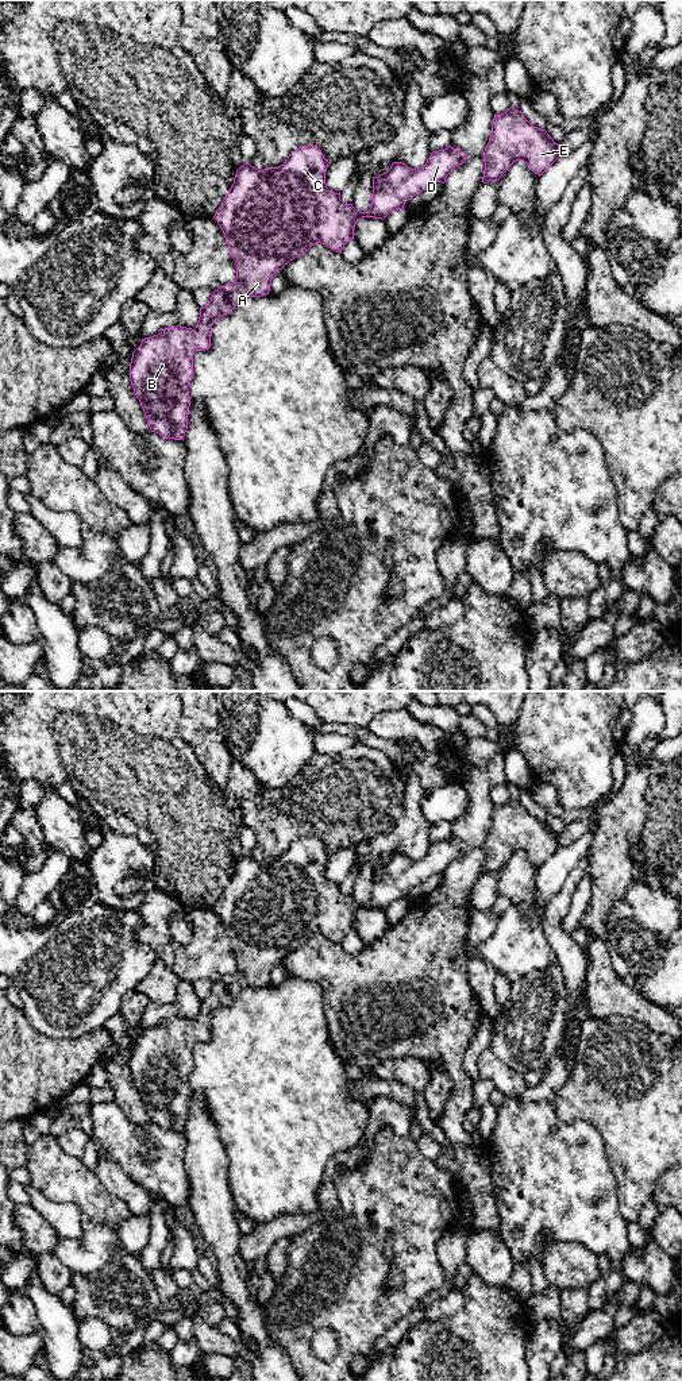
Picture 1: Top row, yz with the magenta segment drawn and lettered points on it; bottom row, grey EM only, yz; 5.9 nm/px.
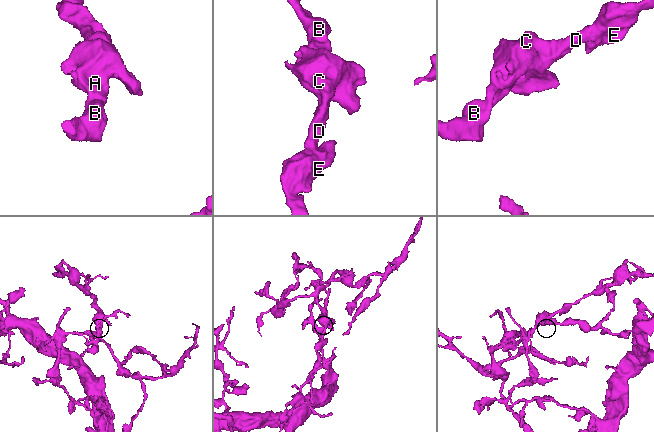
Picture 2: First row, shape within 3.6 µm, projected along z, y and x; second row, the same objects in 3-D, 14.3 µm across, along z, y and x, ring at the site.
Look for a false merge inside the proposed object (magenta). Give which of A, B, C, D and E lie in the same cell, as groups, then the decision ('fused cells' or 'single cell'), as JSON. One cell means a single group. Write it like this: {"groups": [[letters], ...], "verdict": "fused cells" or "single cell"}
{"groups": [["A", "B", "C", "D", "E"]], "verdict": "single cell"}

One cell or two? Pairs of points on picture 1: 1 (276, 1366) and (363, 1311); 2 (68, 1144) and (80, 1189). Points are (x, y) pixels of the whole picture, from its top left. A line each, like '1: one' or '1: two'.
1: two
2: two

